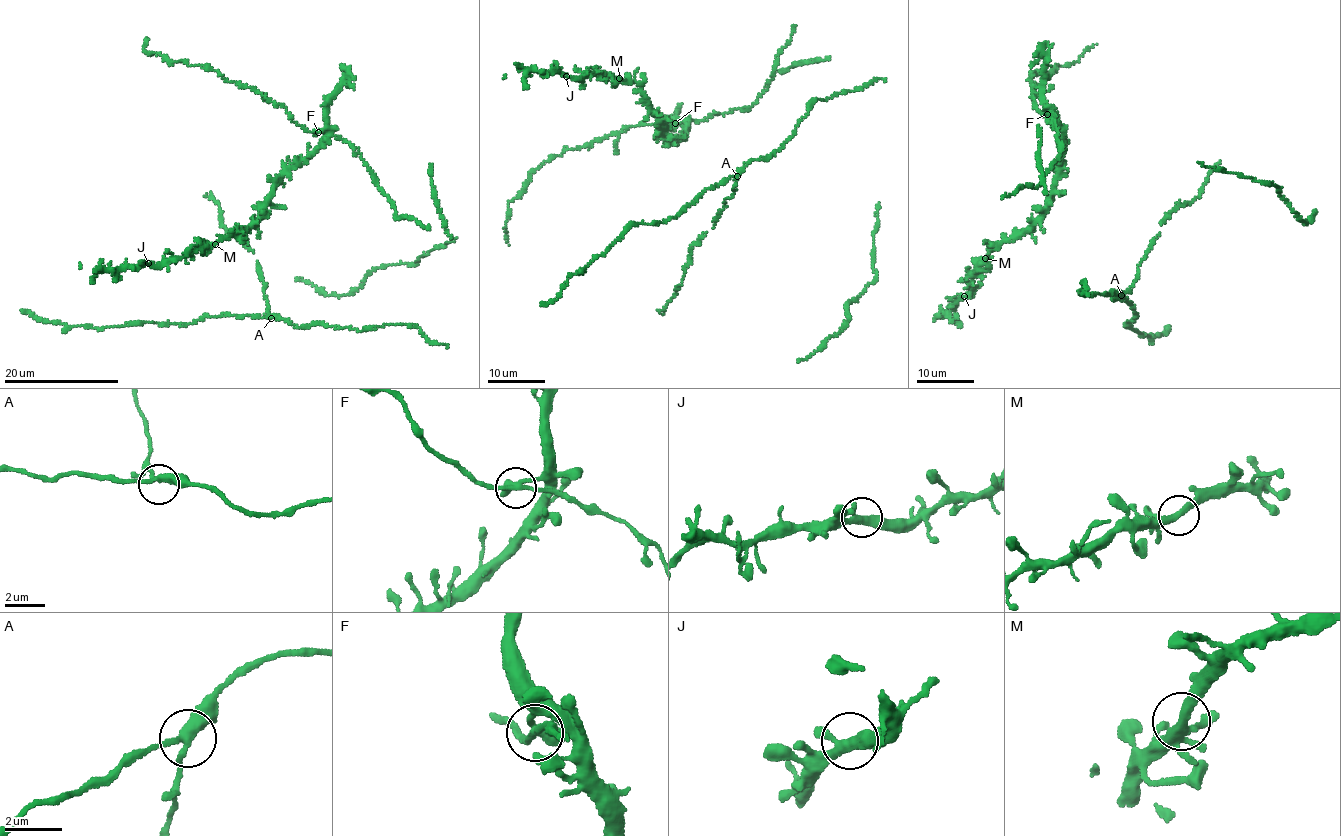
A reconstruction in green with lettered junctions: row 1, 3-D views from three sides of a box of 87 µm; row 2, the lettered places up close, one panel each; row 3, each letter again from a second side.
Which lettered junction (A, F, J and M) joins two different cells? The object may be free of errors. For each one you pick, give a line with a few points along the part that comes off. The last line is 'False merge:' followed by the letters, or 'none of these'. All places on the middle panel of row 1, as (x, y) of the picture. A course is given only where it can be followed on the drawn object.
False merge: none of these

